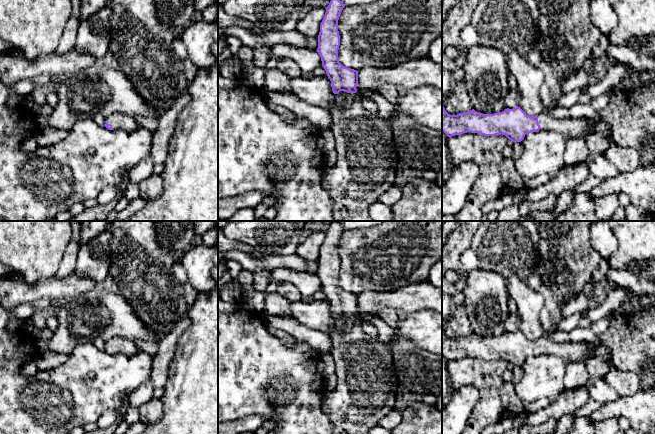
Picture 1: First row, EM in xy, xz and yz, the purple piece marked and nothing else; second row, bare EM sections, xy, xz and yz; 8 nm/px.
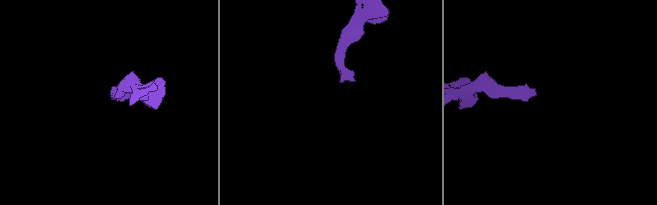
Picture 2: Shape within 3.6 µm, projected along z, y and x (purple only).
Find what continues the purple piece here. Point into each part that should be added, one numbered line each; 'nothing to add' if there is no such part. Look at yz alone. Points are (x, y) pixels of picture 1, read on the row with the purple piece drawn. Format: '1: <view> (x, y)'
1: yz (570, 127)

